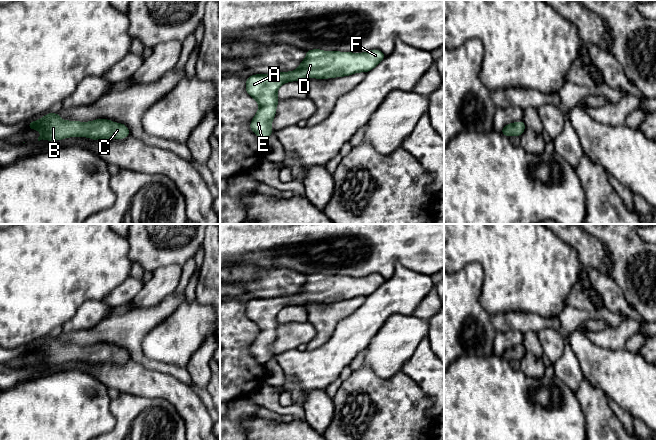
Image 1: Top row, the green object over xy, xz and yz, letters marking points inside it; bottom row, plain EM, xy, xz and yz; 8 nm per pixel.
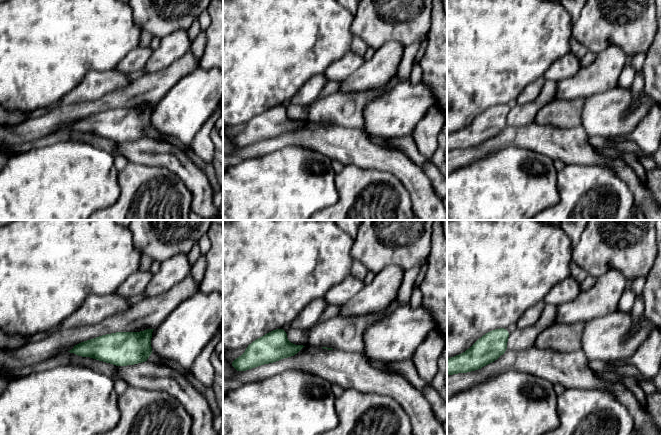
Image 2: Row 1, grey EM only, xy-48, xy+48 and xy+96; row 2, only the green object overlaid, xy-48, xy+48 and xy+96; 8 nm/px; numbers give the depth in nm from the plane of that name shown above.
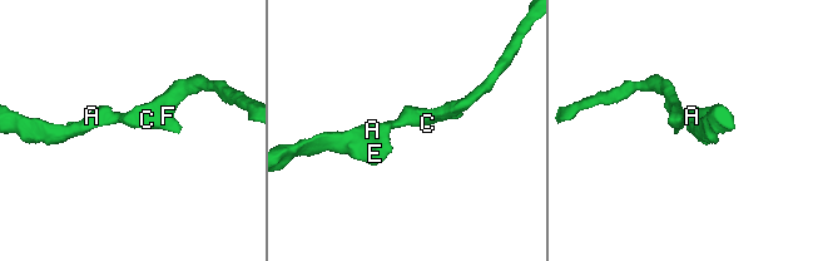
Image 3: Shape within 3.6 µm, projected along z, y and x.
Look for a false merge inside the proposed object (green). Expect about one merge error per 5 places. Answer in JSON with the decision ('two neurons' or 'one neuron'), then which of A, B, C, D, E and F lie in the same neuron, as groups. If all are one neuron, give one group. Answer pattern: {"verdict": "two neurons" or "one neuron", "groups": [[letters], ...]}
{"verdict": "one neuron", "groups": [["A", "B", "C", "D", "E", "F"]]}

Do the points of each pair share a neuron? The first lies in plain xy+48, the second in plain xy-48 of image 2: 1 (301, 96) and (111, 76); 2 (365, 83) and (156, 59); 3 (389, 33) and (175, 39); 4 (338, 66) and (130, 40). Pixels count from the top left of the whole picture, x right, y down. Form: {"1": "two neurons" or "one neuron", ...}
{"1": "one neuron", "2": "one neuron", "3": "two neurons", "4": "two neurons"}

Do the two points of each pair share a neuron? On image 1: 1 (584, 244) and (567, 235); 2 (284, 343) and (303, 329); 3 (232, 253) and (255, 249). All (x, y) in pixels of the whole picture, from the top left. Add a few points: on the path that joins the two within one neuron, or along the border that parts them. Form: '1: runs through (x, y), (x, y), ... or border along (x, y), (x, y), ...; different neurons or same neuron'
1: runs through (580, 241), (571, 235); same neuron
2: runs through (289, 338), (294, 333), (298, 333); same neuron
3: runs through (238, 249), (249, 249); same neuron

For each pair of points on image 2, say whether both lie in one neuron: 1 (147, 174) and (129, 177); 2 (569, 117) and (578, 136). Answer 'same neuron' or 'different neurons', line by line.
1: same neuron
2: different neurons

